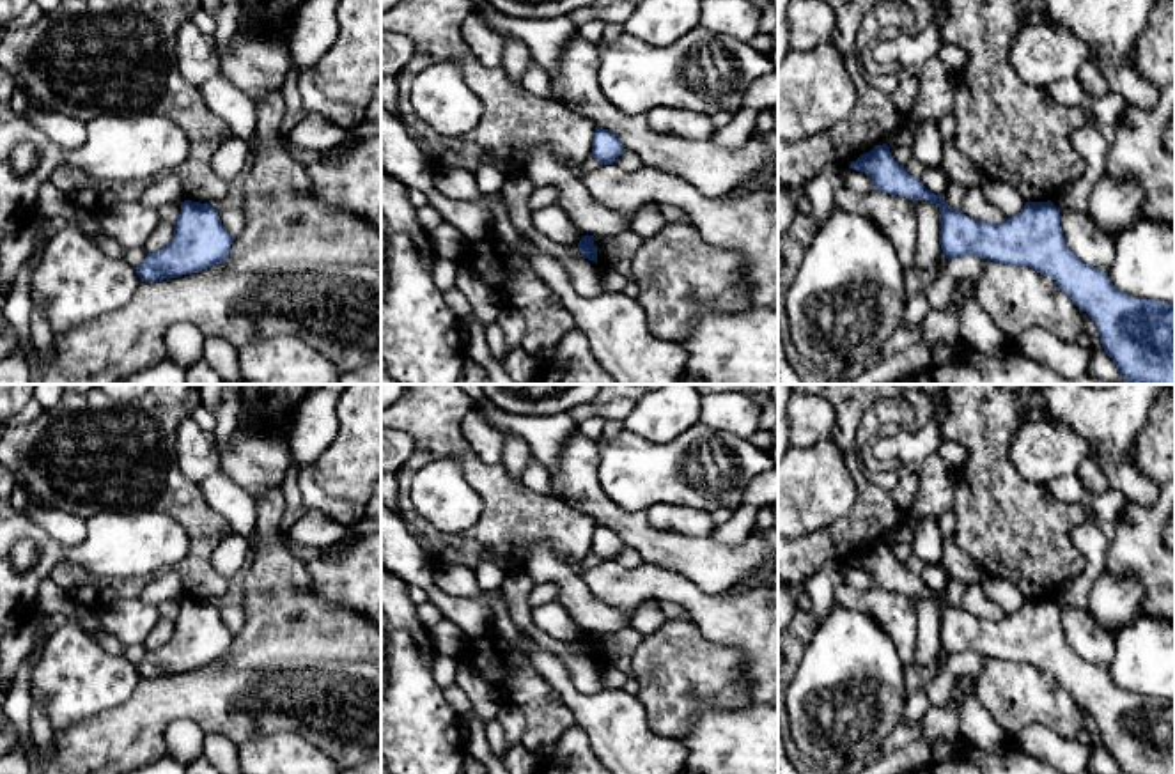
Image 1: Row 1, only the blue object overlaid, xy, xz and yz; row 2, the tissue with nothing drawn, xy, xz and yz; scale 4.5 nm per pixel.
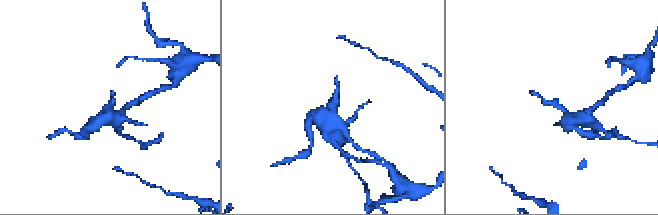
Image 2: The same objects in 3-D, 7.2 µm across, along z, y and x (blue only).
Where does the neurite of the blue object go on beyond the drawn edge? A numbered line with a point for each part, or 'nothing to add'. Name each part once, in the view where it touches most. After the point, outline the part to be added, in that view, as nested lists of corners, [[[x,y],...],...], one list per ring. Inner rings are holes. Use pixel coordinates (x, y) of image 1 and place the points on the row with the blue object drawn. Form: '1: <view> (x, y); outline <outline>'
nothing to add

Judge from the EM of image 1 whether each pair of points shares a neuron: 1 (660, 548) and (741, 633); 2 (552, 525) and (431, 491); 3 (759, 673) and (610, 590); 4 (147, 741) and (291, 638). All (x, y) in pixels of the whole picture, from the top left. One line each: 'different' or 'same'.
1: different
2: different
3: same
4: same

